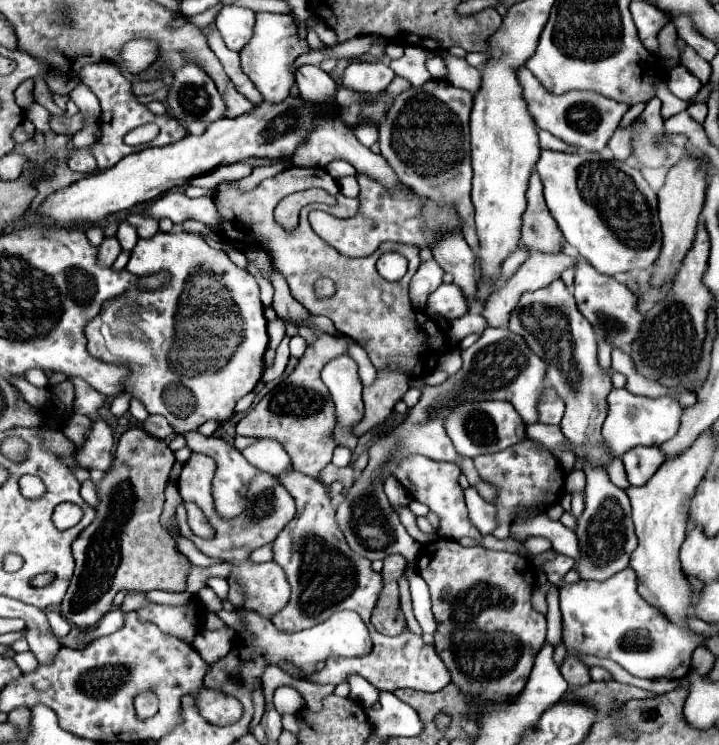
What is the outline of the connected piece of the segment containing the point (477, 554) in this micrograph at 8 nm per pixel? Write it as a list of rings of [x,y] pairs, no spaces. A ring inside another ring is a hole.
[[[436,539],[422,547],[416,569],[430,587],[432,613],[438,623],[434,647],[450,671],[452,683],[462,691],[464,697],[470,693],[478,705],[504,703],[520,695],[532,671],[534,657],[546,641],[546,617],[536,613],[530,605],[530,595],[534,589],[532,563],[528,565],[524,557],[514,553],[490,551],[482,545],[462,547],[458,541]]]

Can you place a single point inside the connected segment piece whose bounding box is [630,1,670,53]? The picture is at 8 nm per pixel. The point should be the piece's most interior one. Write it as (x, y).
(648, 19)

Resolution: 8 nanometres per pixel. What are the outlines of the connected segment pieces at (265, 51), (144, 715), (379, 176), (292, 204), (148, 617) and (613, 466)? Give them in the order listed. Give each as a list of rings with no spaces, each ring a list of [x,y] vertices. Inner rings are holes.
[[[256,13],[256,25],[254,25],[254,37],[248,41],[248,45],[240,51],[240,63],[244,63],[244,73],[250,77],[250,81],[256,85],[256,89],[262,93],[264,101],[278,103],[288,97],[290,87],[294,83],[292,73],[292,61],[300,53],[306,53],[310,47],[304,39],[298,37],[296,25],[290,15],[276,15],[276,13]]]
[[[140,693],[136,699],[134,699],[134,707],[136,707],[136,715],[140,719],[148,719],[148,717],[154,717],[156,711],[158,711],[158,699],[154,693]]]
[[[318,119],[314,133],[292,155],[292,165],[296,165],[296,167],[326,167],[334,159],[348,161],[358,173],[362,173],[362,175],[378,181],[390,193],[396,191],[396,189],[406,189],[406,185],[402,185],[400,179],[396,177],[396,173],[392,173],[392,167],[388,165],[388,161],[384,161],[384,157],[372,153],[368,147],[360,145],[358,139],[354,137],[354,133],[348,131],[346,125],[340,119]]]
[[[312,188],[301,192],[292,193],[283,198],[275,208],[275,220],[284,225],[286,229],[296,227],[302,207],[310,203],[326,203],[334,205],[334,197],[319,188]]]
[[[194,599],[192,603],[182,605],[182,607],[152,603],[152,605],[138,609],[138,615],[142,621],[156,623],[164,633],[192,643],[192,637],[198,633],[196,627],[202,621],[202,615],[198,611],[200,611],[200,605]]]
[[[612,460],[608,461],[608,465],[604,467],[606,469],[606,473],[608,473],[608,477],[610,477],[610,481],[614,483],[619,488],[626,489],[630,486],[628,483],[626,472],[622,460]]]

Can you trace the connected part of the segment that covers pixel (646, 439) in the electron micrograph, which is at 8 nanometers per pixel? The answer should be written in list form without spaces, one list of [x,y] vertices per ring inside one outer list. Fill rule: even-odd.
[[[682,385],[682,389],[674,389],[674,395],[664,397],[638,397],[628,393],[626,389],[612,389],[608,393],[608,417],[602,425],[602,445],[616,457],[622,457],[628,449],[636,445],[662,445],[672,439],[682,421],[684,407],[678,401],[678,393],[692,389],[690,385]]]

